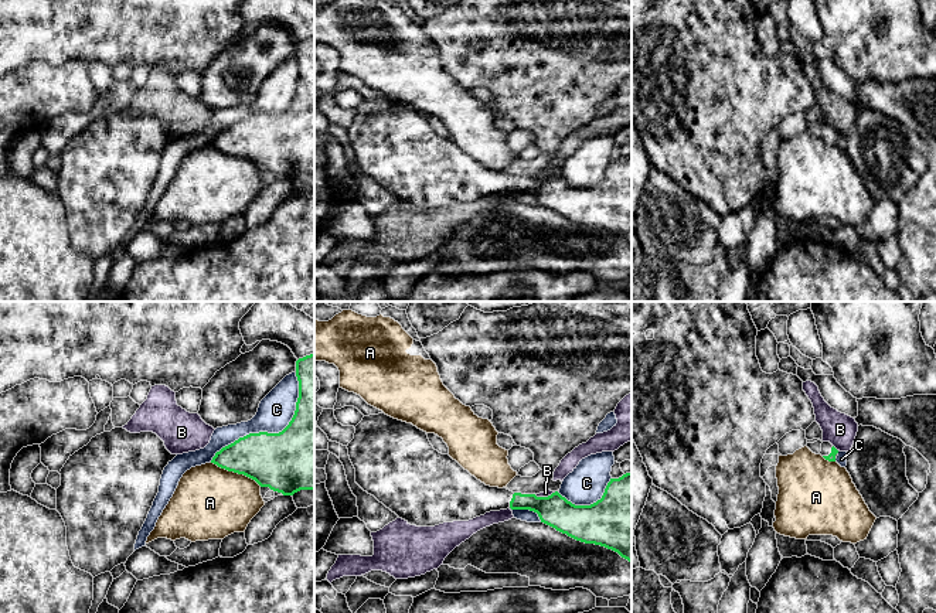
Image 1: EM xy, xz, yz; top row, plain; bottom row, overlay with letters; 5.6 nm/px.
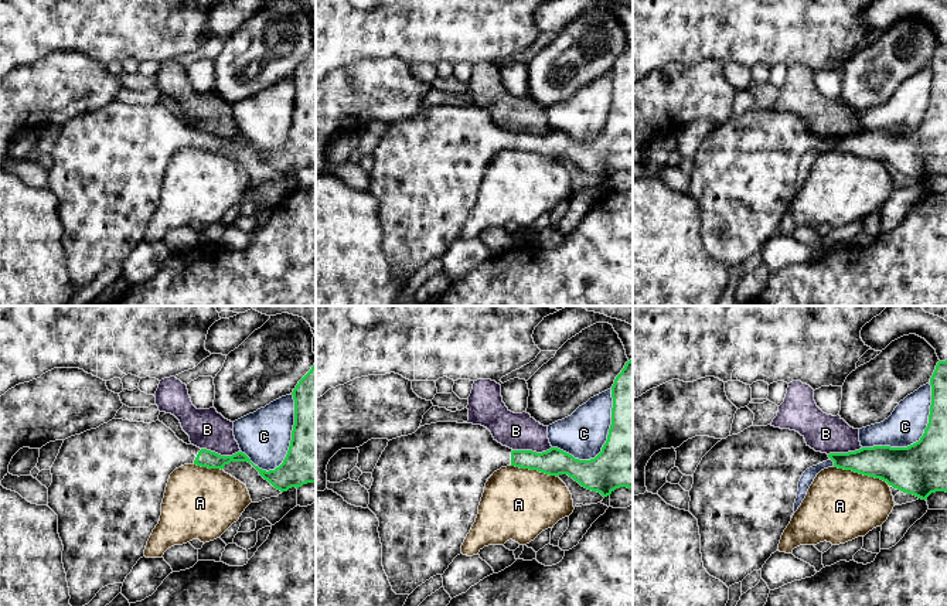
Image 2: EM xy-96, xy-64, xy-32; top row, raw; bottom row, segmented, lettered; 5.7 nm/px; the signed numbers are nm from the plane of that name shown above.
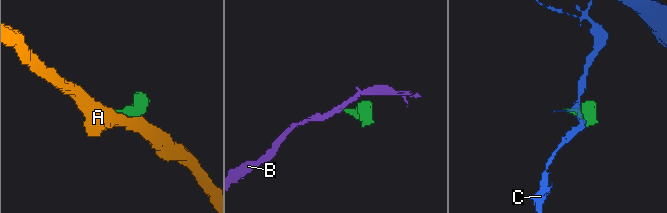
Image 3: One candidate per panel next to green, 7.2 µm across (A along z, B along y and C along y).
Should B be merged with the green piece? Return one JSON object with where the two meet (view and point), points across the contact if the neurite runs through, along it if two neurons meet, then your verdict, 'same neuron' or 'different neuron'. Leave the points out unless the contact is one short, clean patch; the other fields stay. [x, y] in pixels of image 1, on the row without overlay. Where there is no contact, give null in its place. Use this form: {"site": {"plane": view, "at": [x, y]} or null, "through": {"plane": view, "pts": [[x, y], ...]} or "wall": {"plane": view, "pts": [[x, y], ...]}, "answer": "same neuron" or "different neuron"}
{"site": {"plane": "xz", "at": [544, 180]}, "wall": {"plane": "xz", "pts": [[555, 174], [547, 179], [534, 177]]}, "answer": "different neuron"}

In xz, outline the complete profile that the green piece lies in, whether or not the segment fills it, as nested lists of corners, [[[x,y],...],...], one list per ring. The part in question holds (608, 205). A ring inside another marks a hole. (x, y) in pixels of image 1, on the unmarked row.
[[[385,96],[364,99],[347,132],[355,151],[355,166],[411,208],[435,210],[469,204],[490,194],[530,193],[557,214],[612,232],[632,245],[632,156],[610,161],[602,181],[590,188],[575,188],[558,174],[548,180],[513,176],[486,168],[449,137],[435,133],[426,115]]]

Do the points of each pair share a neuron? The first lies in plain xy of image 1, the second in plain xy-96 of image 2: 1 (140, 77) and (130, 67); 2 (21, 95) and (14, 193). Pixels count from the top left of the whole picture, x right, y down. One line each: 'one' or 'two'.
1: two
2: two

